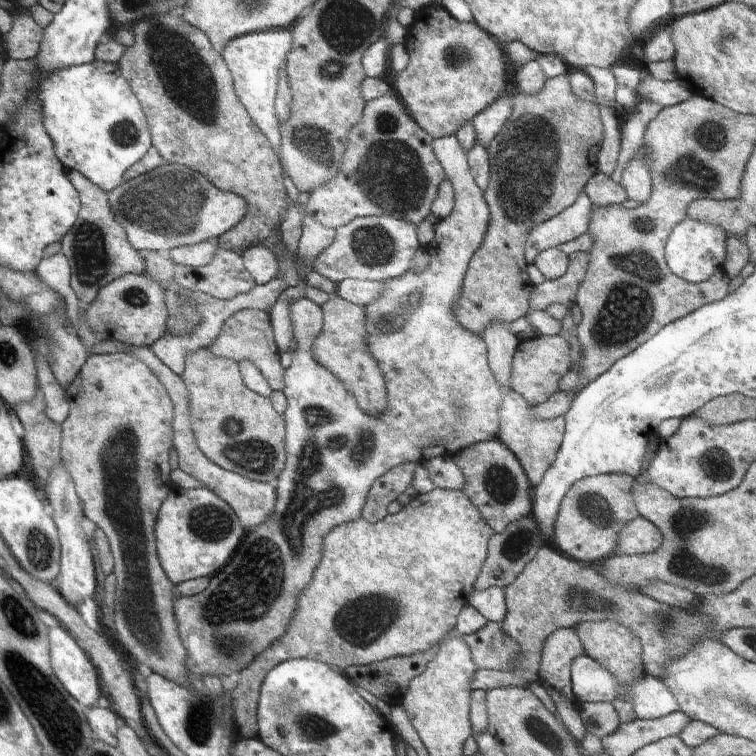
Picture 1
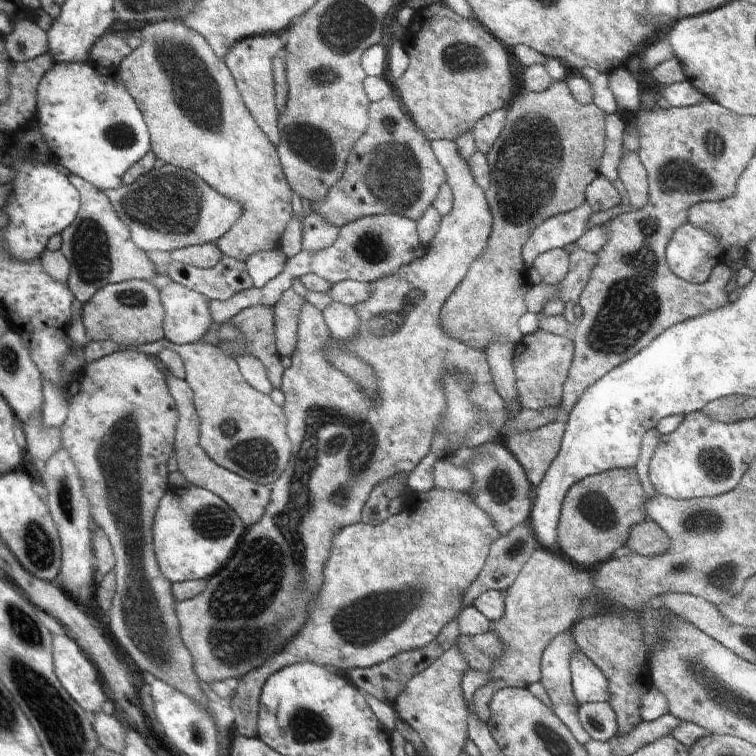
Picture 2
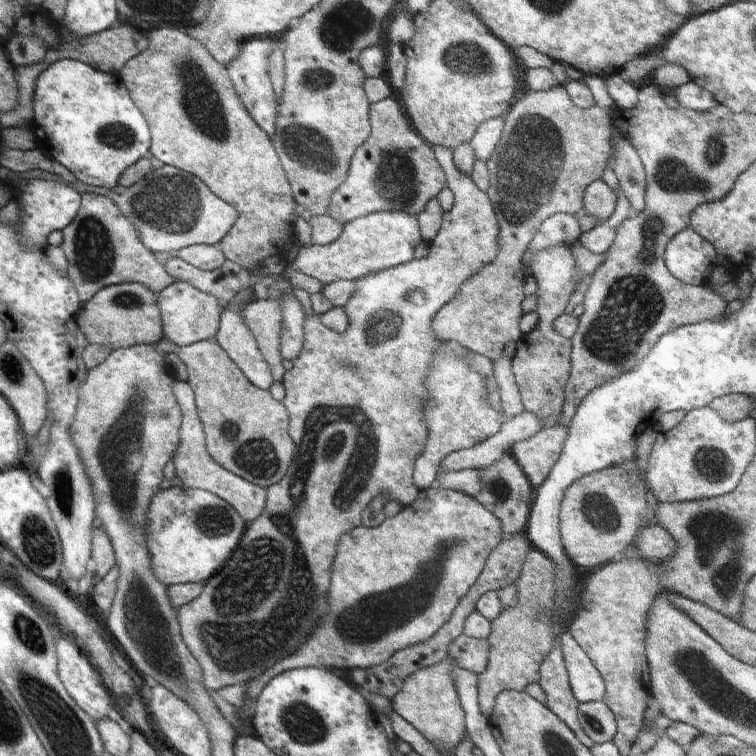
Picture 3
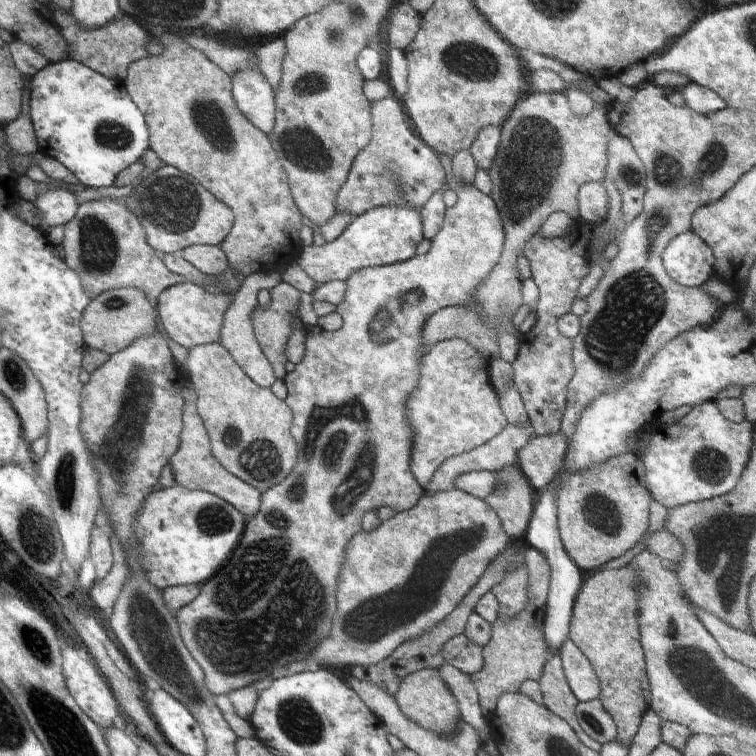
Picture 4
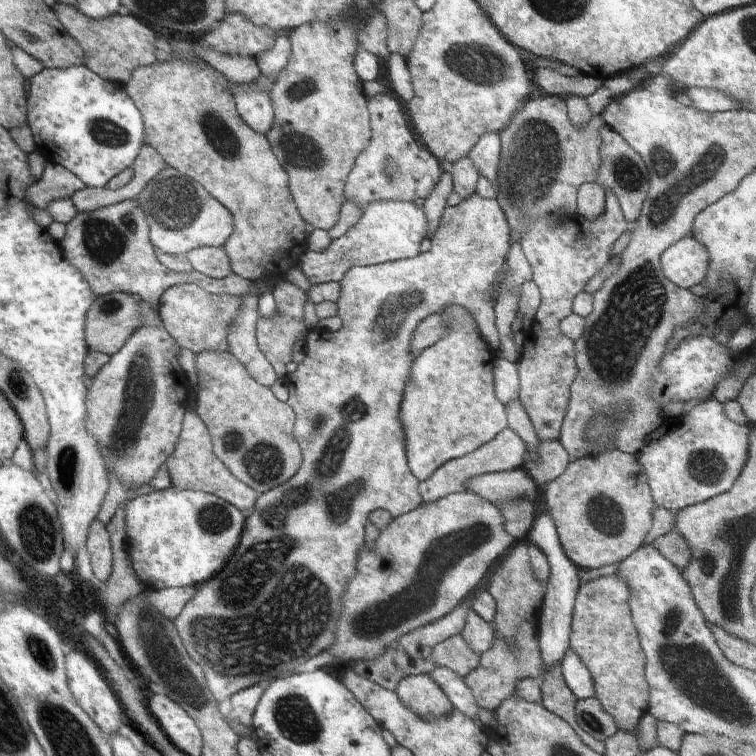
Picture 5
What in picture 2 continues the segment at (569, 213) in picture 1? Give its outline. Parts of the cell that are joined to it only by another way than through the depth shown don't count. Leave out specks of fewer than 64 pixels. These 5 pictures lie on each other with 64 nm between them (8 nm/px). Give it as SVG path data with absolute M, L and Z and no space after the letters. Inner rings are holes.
M582 203L573 211L547 218L535 228L523 246L521 254L529 269L539 254L552 249L564 249L566 244L575 243L586 231L586 223L593 212L588 203Z

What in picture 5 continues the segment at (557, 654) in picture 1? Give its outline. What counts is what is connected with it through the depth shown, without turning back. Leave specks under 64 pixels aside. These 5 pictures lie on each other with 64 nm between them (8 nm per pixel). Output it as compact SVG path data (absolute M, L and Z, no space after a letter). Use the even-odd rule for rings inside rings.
M554 665L550 669L542 672L540 681L541 704L543 707L556 714L556 716L559 716L562 720L565 720L580 737L582 743L585 743L594 752L604 755L605 744L600 742L600 740L596 740L596 738L592 738L590 734L586 734L580 728L578 722L576 722L575 704L578 698L568 688L560 665Z

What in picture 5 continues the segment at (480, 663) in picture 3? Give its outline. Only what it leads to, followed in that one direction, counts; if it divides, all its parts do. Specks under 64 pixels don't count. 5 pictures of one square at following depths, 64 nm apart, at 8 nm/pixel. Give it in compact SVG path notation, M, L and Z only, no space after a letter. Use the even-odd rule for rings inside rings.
M454 635L433 648L431 658L437 667L446 667L464 678L479 665L479 656L474 654L460 635Z

